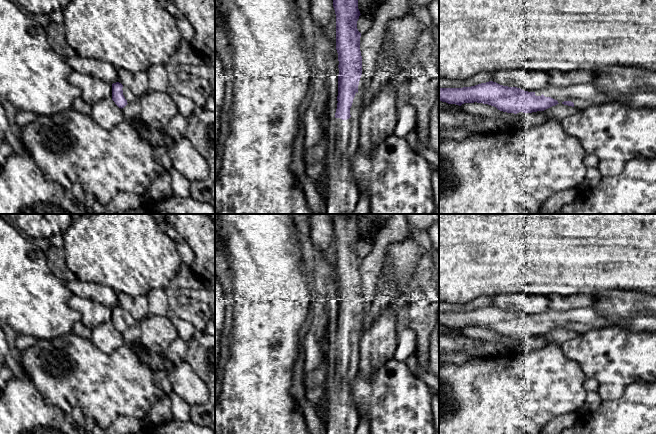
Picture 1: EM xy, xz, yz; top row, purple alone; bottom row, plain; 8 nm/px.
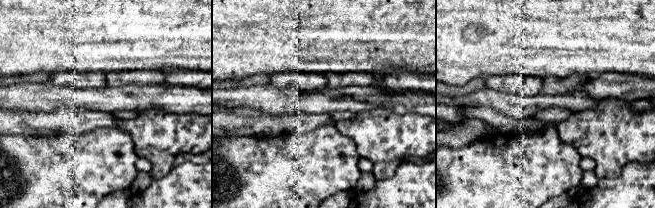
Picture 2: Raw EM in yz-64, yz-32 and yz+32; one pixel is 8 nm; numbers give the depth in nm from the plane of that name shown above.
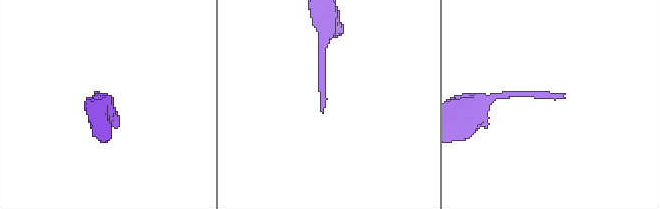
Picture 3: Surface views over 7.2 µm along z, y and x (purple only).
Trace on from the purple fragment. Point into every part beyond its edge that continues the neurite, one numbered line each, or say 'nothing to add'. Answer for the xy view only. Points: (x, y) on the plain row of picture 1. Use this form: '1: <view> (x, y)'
1: xy (126, 316)

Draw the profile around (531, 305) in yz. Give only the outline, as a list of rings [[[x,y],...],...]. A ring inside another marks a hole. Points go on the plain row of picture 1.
[[[499,294],[493,296],[492,305],[503,310],[536,316],[548,312],[550,296],[526,294]]]

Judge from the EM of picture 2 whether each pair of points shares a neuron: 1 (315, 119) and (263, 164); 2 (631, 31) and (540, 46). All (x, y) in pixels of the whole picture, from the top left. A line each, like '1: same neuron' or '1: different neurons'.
1: different neurons
2: same neuron

